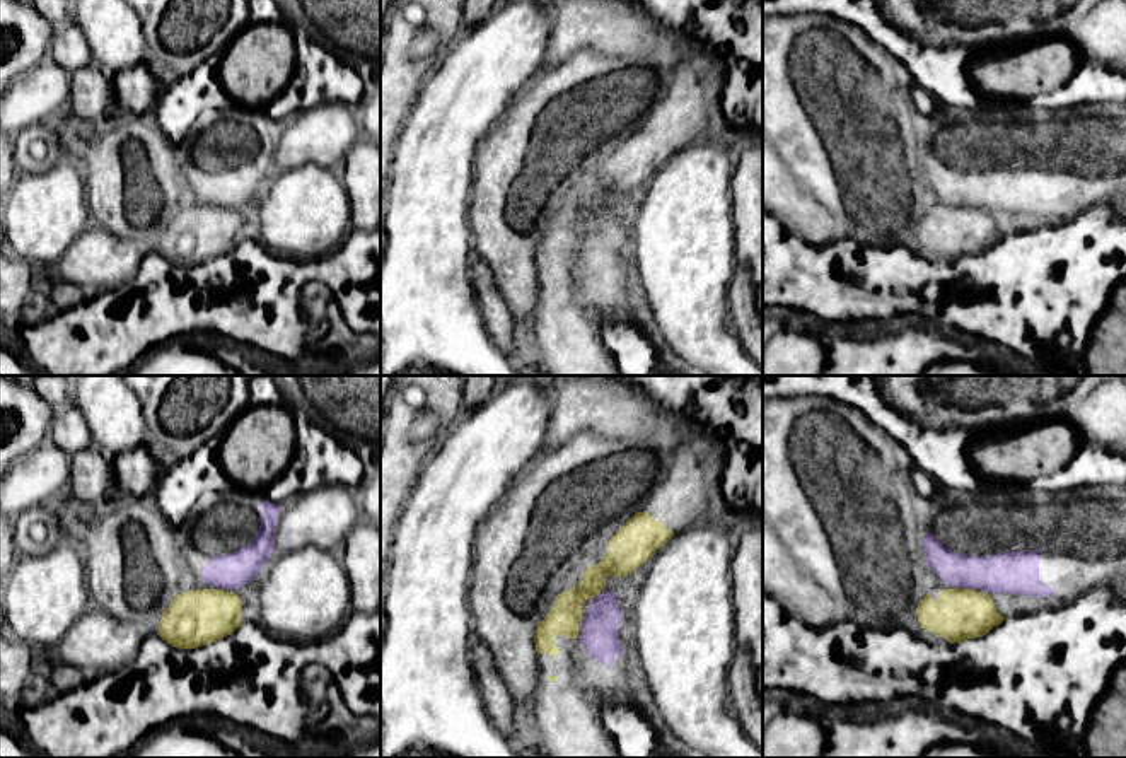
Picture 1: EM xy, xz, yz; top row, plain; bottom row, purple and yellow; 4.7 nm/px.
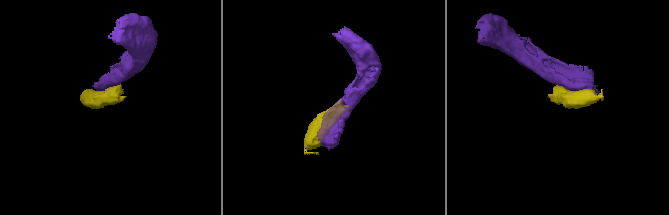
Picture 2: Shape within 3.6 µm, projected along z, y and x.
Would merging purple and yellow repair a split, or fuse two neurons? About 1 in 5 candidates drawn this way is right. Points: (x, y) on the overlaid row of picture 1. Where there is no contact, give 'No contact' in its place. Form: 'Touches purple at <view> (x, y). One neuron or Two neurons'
Touches purple at yz (966, 588). Two neurons

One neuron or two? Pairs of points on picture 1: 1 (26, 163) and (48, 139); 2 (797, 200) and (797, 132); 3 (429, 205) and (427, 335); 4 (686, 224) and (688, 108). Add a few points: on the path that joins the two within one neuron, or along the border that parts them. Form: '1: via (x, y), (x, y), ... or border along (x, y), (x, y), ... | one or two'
1: via (36, 164), (41, 164), (52, 154), (52, 149) | one
2: border along (799, 183), (828, 210) | two
3: via (427, 238), (427, 303) | one
4: border along (684, 145), (674, 152) | two

